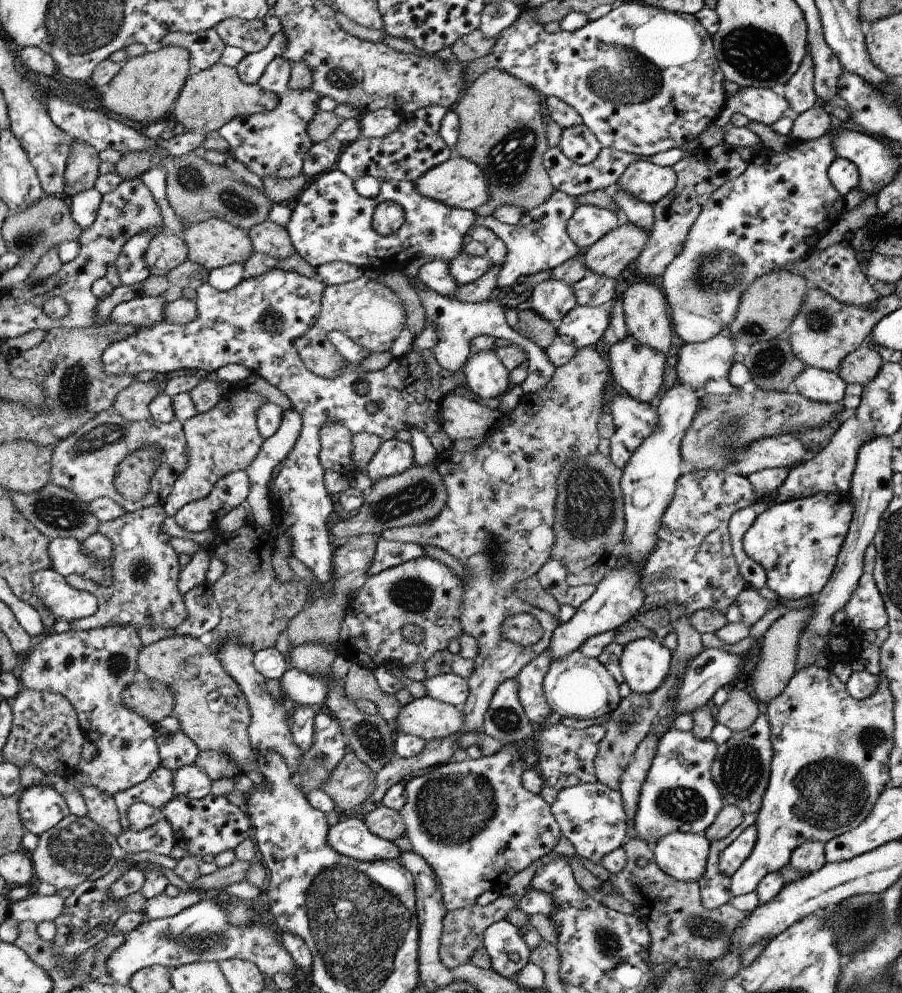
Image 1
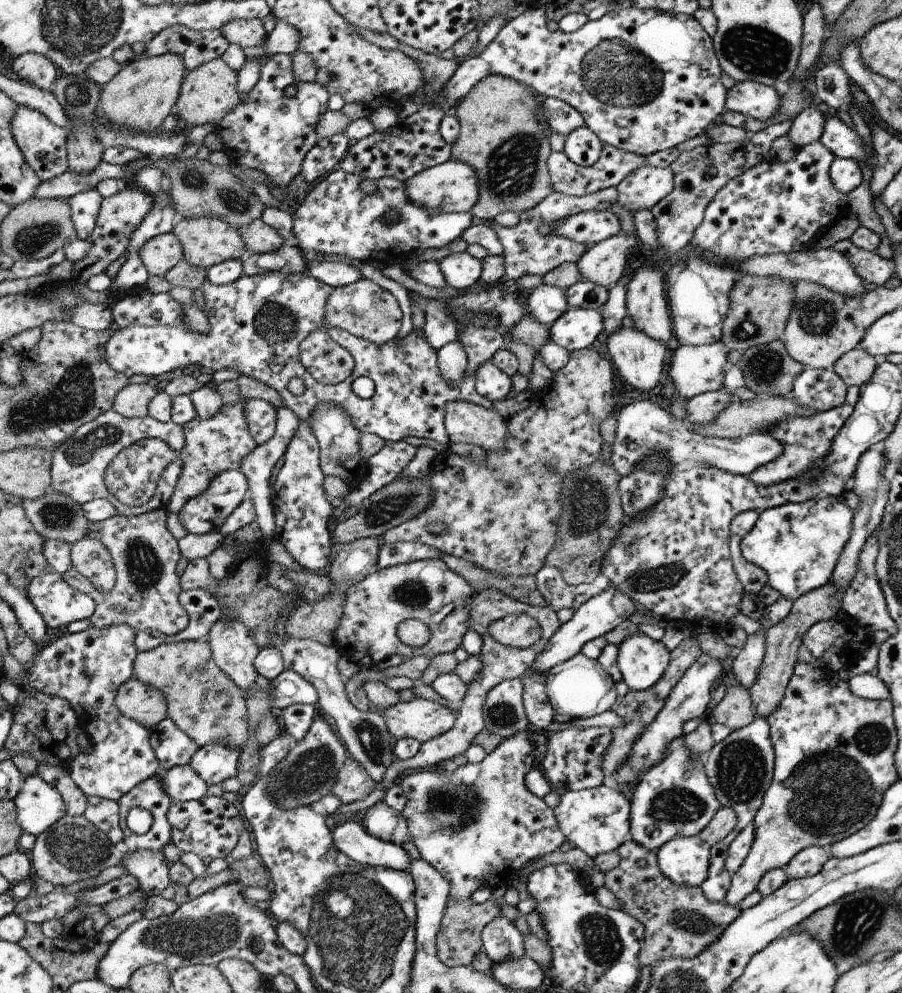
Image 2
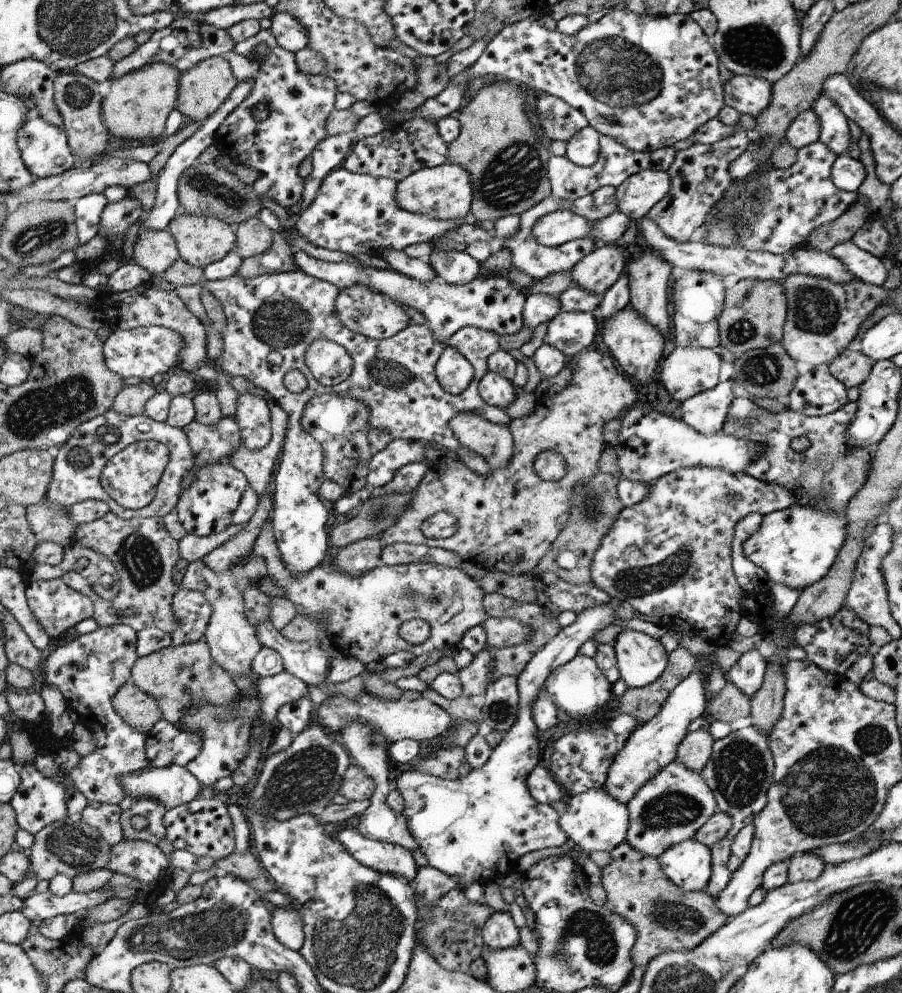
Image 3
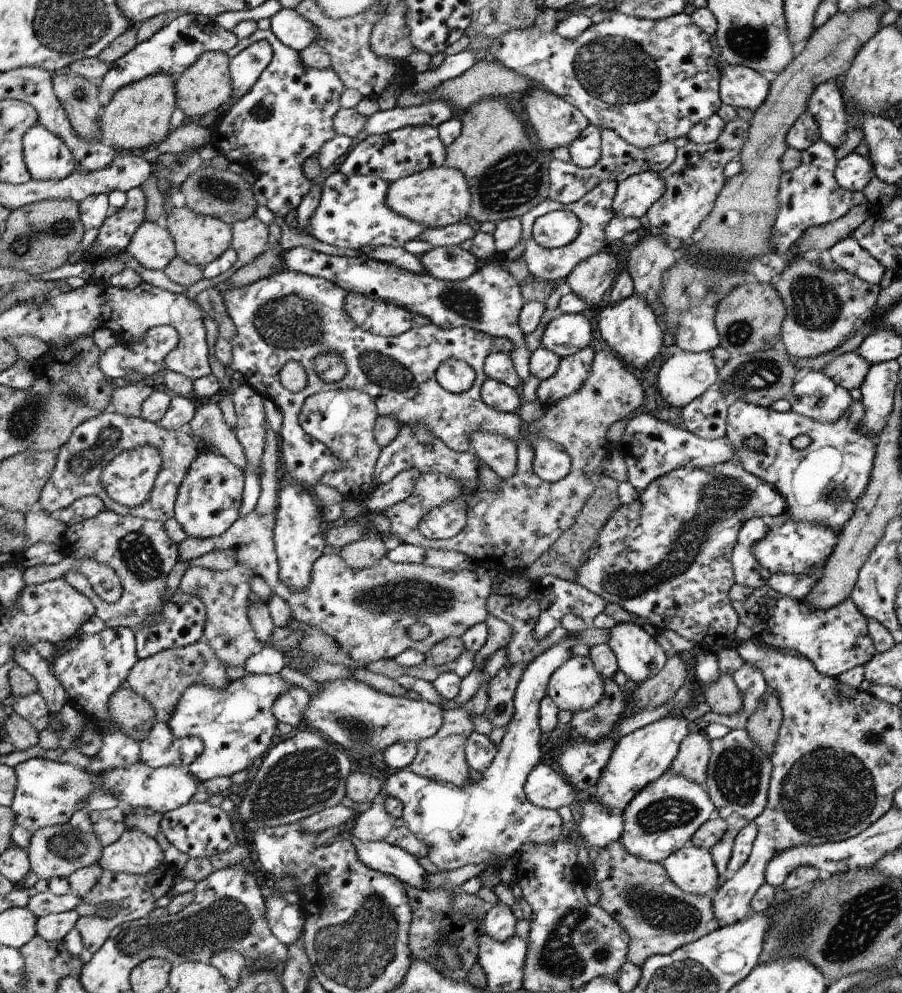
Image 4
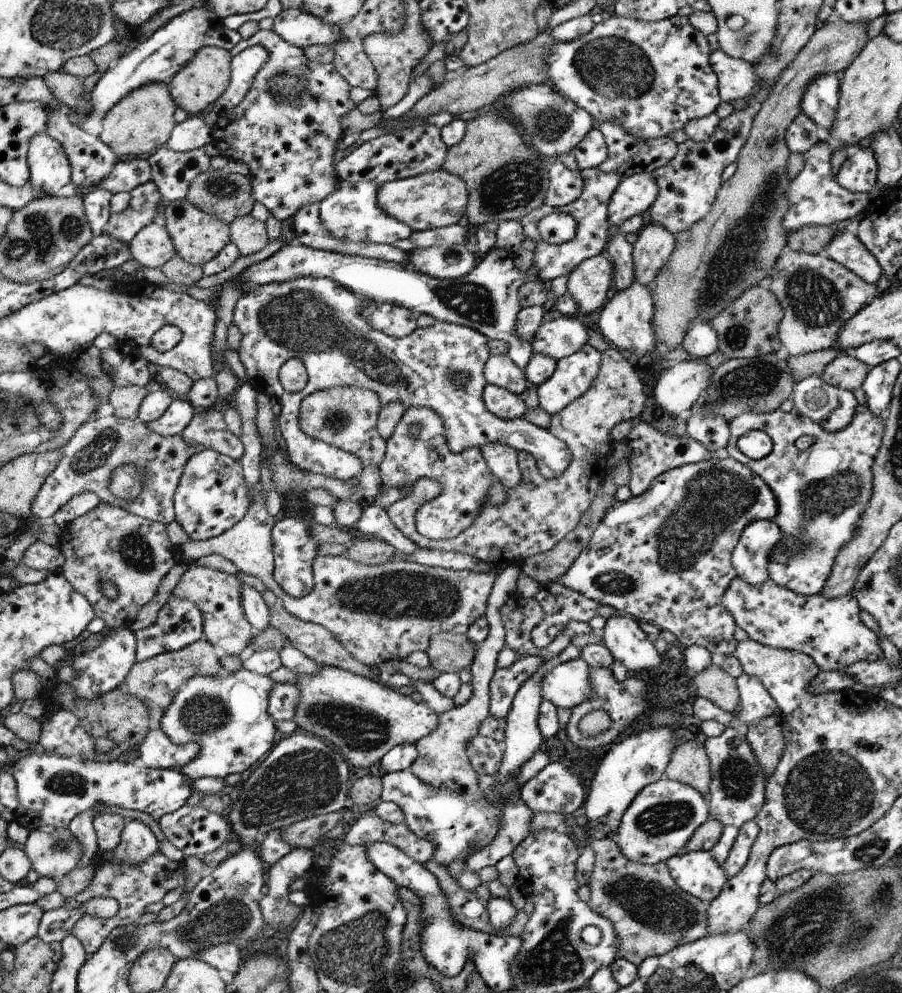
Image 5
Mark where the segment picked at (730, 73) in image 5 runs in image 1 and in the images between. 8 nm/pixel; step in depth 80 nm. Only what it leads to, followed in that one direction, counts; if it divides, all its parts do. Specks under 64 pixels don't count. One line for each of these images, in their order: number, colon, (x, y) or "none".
1: (762, 104)
2: (752, 99)
3: (749, 94)
4: (740, 86)

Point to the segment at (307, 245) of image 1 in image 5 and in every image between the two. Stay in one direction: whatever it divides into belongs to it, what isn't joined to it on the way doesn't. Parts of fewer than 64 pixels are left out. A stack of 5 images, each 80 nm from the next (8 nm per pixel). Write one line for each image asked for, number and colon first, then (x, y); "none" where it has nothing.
2: (335, 217)
3: (353, 213)
4: (352, 213)
5: (351, 212)

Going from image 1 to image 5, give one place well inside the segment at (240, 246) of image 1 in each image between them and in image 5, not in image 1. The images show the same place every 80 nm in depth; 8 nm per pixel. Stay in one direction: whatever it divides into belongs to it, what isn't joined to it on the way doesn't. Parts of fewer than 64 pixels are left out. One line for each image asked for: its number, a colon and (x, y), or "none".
2: (207, 241)
3: (202, 241)
4: (200, 239)
5: (199, 237)

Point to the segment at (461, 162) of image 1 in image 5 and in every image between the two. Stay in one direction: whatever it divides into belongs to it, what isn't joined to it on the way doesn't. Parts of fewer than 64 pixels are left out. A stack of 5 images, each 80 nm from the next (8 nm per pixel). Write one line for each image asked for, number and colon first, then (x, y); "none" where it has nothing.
2: (453, 186)
3: (445, 192)
4: (436, 197)
5: (432, 200)

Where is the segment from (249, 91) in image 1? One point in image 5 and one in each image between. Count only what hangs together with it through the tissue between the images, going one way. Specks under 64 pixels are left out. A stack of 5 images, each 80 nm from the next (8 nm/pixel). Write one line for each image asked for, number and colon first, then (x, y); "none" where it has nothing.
2: (209, 93)
3: (202, 91)
4: (205, 85)
5: (202, 81)

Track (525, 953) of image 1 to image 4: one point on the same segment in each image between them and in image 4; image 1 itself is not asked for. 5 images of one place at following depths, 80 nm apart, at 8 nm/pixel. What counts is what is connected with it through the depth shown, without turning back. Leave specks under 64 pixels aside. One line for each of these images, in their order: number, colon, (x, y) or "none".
2: (502, 941)
3: (500, 932)
4: (499, 922)

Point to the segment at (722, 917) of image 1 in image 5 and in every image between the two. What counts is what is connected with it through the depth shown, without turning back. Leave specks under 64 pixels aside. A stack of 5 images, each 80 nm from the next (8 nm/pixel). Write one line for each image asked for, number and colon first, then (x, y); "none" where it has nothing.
2: (678, 921)
3: (666, 918)
4: (658, 917)
5: (651, 915)

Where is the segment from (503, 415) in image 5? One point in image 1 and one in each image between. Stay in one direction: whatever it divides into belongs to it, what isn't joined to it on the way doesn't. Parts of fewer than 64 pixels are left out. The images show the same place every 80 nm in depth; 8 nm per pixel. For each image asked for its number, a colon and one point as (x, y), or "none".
1: (487, 377)
2: (492, 383)
3: (498, 391)
4: (499, 396)

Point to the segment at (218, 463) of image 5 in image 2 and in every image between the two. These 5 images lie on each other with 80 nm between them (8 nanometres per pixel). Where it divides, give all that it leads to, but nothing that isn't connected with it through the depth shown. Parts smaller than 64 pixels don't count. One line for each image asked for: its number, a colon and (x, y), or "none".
2: (203, 514)
3: (206, 508)
4: (209, 500)

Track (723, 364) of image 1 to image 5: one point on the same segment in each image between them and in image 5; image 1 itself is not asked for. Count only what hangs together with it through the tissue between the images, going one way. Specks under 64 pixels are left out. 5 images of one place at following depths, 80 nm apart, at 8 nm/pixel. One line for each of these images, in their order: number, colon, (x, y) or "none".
2: (695, 370)
3: (686, 372)
4: (685, 376)
5: (677, 390)

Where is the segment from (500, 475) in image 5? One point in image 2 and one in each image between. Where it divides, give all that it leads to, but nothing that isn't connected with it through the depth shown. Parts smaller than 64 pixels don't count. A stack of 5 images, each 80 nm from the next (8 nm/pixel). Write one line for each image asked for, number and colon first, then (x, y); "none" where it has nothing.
2: (469, 424)
3: (494, 442)
4: (499, 453)

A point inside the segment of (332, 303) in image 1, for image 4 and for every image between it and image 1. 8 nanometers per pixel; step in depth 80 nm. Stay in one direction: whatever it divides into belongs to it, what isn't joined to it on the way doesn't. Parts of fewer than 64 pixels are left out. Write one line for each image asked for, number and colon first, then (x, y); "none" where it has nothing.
2: (364, 309)
3: (368, 313)
4: (385, 319)

